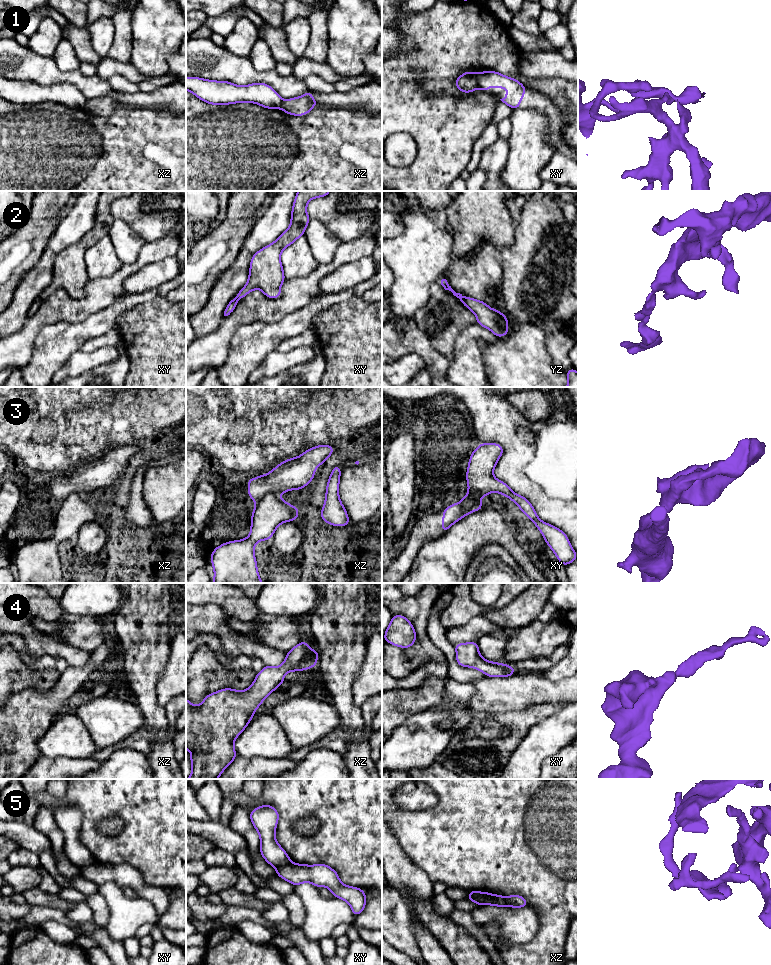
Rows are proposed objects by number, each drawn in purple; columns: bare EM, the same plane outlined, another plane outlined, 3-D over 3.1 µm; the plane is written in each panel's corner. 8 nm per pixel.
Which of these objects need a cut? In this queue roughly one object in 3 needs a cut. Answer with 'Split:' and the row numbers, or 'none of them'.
Split: 1, 3, 5

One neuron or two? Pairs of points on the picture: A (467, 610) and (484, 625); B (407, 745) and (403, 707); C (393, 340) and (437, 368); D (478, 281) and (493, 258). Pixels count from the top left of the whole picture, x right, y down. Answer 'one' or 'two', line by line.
A: two
B: two
C: one
D: one

